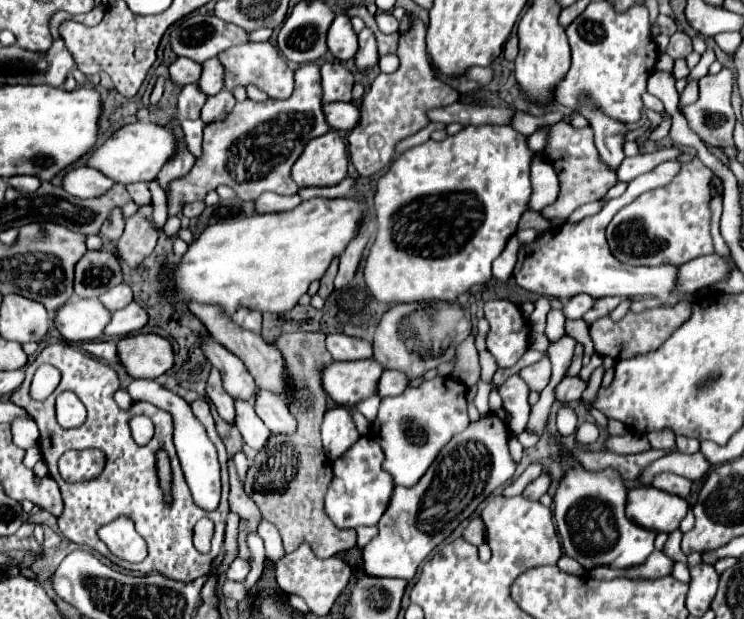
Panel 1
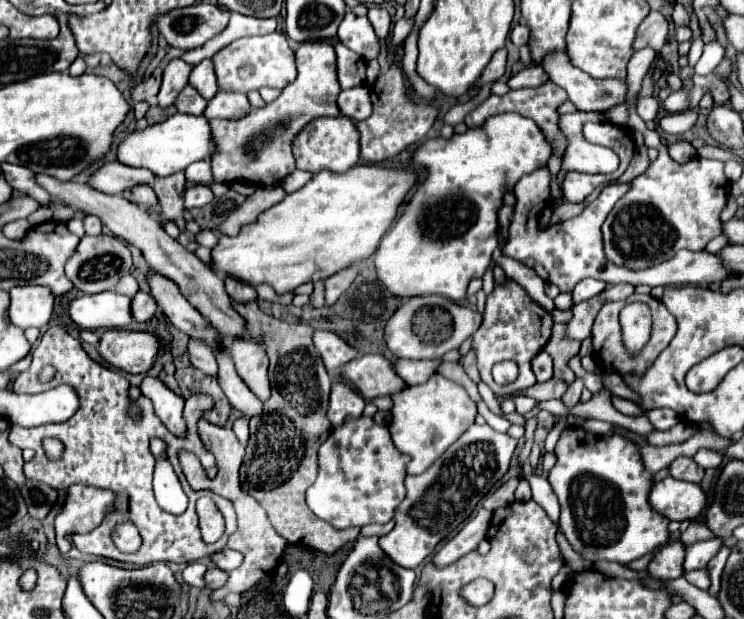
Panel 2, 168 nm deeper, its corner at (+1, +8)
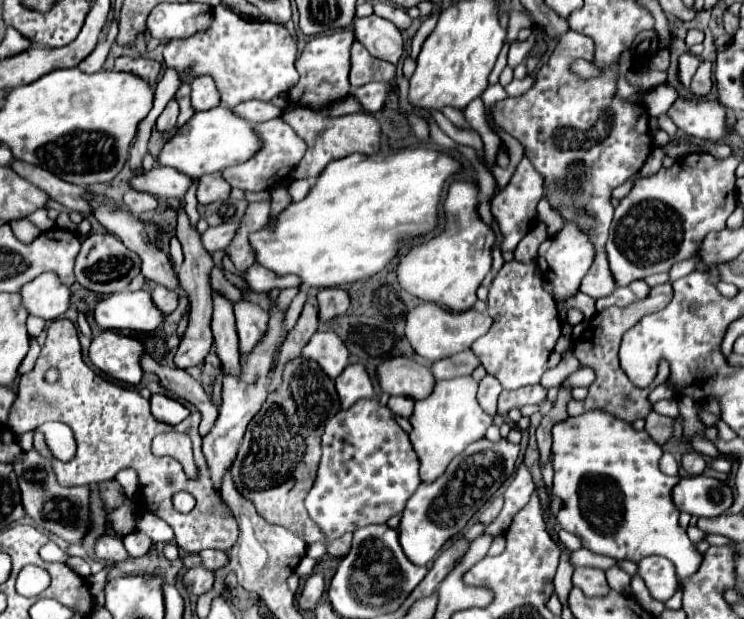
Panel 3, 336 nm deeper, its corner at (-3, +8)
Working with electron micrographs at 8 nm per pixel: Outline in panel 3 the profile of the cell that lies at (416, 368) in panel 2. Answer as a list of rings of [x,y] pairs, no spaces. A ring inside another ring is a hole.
[[[463,350],[455,356],[433,362],[429,370],[435,376],[435,380],[447,380],[447,378],[457,378],[457,376],[469,376],[477,364],[479,360],[475,358],[475,354],[471,350]]]

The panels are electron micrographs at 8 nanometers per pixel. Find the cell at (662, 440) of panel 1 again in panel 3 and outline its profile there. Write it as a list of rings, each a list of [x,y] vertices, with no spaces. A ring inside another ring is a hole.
[[[659,400],[657,404],[653,404],[653,410],[655,410],[657,414],[669,416],[669,418],[677,418],[677,416],[679,416],[677,400]]]

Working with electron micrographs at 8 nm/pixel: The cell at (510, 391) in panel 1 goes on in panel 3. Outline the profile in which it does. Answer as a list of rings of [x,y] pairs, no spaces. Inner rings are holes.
[[[505,262],[503,268],[493,278],[493,284],[489,286],[489,316],[493,318],[493,326],[487,334],[477,338],[477,342],[471,346],[473,354],[479,358],[487,374],[495,376],[505,390],[517,390],[529,384],[537,384],[541,380],[541,374],[545,372],[545,364],[549,354],[555,348],[555,342],[561,336],[561,320],[555,306],[553,296],[549,296],[543,288],[543,276],[539,274],[537,264],[521,264],[521,262]]]

